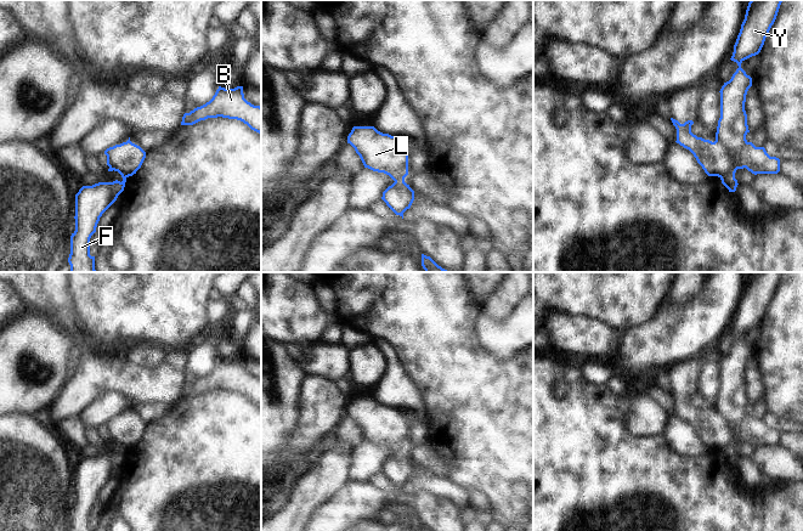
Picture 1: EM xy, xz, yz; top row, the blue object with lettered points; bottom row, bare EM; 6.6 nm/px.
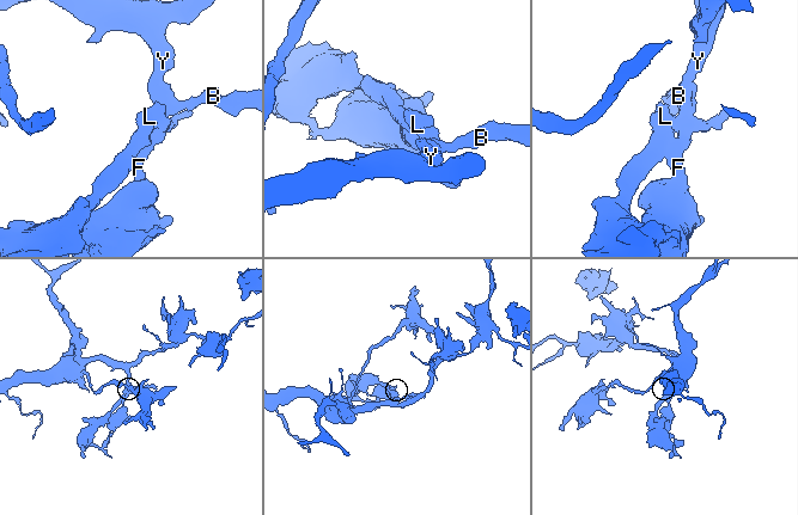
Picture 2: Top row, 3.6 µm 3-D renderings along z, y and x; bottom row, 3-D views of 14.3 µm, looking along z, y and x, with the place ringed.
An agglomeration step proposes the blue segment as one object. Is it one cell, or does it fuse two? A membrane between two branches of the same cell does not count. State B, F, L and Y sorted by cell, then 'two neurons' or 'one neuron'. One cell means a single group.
B F Y / L | two neurons

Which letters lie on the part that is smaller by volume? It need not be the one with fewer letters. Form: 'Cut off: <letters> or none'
Cut off: L

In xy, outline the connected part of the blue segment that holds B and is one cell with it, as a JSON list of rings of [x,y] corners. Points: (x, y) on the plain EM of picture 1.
[[[219,358],[209,374],[183,386],[181,397],[193,397],[217,389],[241,392],[251,402],[261,406],[261,379],[244,371],[243,358],[234,361]]]

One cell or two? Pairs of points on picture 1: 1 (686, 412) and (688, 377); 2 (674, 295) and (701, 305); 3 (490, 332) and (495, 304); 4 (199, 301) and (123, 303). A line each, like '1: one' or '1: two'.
1: one
2: two
3: two
4: one

